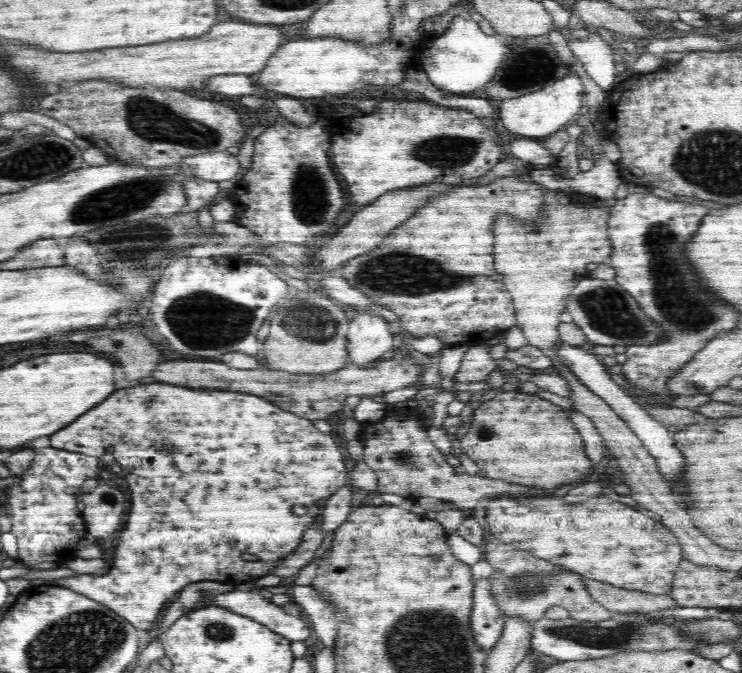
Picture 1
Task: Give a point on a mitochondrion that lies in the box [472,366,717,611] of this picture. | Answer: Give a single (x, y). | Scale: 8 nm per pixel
(526, 584)

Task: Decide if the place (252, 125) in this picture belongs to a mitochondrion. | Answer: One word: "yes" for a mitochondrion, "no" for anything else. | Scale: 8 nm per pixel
no

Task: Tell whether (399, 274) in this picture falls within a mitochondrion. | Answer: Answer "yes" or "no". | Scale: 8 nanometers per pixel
yes

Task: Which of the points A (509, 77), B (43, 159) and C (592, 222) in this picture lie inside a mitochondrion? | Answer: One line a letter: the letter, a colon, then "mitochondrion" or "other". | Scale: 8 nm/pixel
A: mitochondrion
B: mitochondrion
C: other

